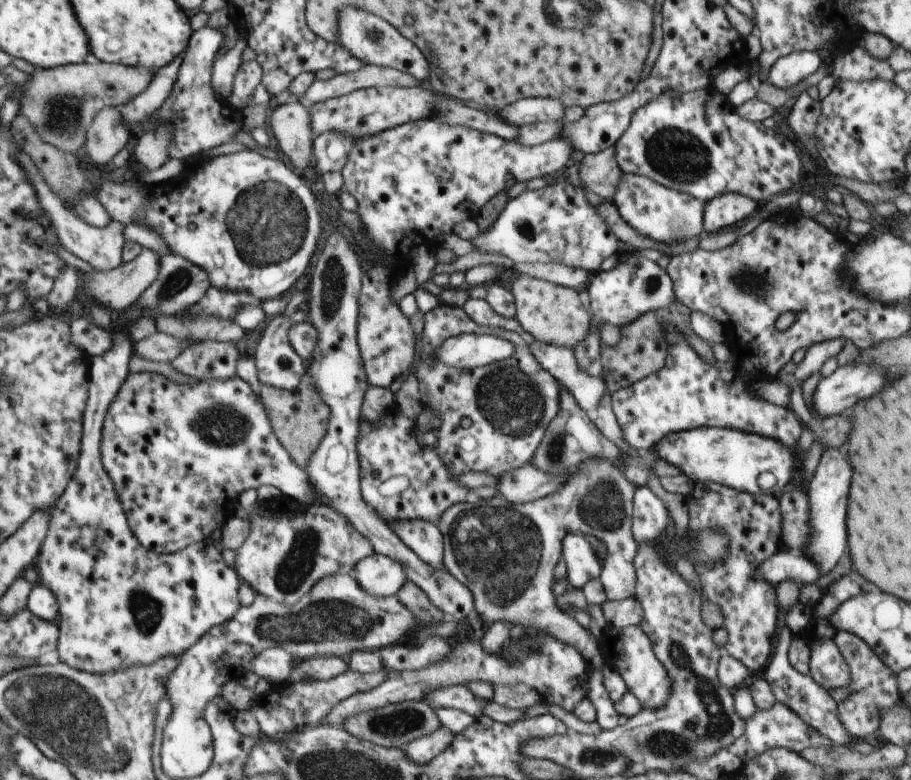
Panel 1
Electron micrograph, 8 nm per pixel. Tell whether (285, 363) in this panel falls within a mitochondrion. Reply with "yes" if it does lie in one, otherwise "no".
no

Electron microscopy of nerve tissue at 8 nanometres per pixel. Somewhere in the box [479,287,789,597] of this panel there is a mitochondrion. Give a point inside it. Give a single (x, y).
(602, 506)

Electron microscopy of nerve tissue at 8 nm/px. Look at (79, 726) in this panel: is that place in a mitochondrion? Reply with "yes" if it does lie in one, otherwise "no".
yes

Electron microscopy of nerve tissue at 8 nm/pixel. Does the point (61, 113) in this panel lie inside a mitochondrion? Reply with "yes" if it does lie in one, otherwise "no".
yes

